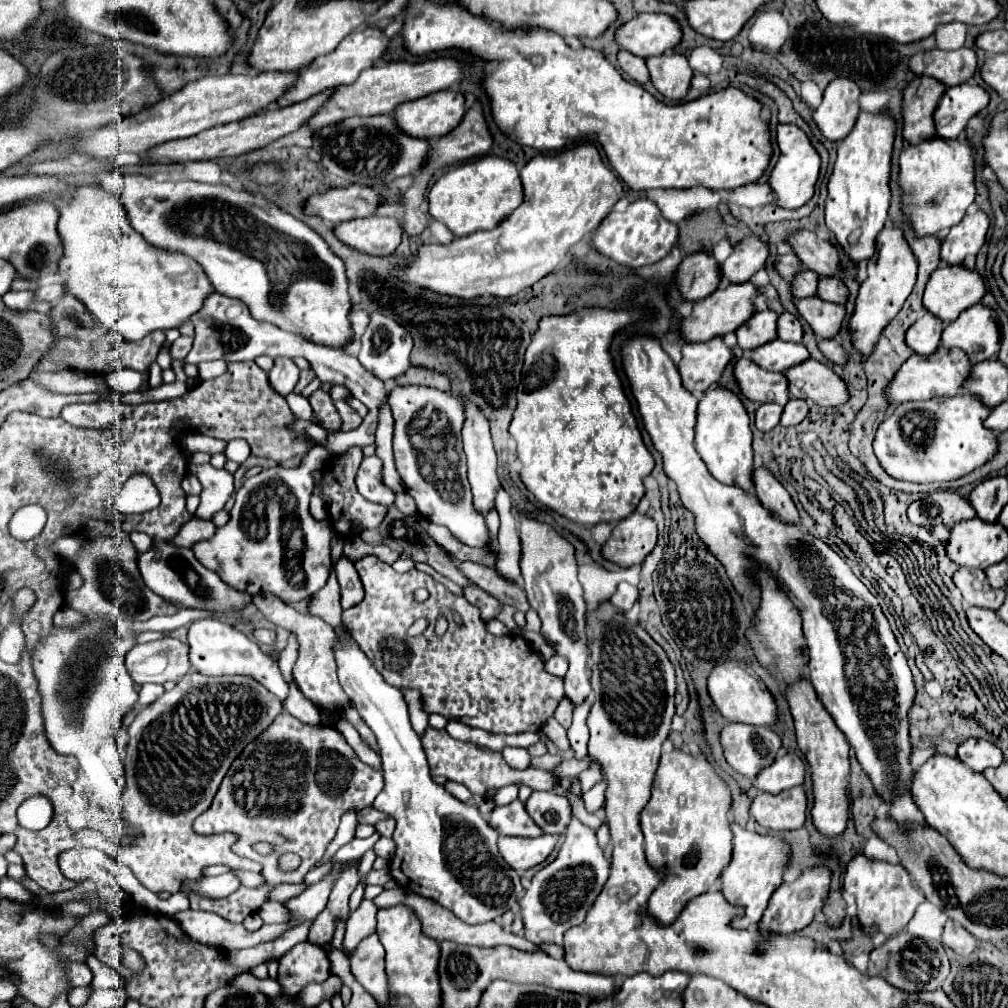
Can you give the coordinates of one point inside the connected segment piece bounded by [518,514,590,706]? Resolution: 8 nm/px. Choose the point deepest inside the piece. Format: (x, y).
(548, 564)

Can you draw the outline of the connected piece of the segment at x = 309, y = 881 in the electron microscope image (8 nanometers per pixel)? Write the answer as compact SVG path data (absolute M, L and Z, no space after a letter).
M328 861L321 866L312 868L305 876L303 883L307 886L311 886L316 882L319 882L324 878L327 874L331 872L335 863L332 861Z

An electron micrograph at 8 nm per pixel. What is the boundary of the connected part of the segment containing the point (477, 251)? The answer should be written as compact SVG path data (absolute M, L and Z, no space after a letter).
M580 144L570 150L554 152L554 154L538 154L520 170L522 186L524 186L524 202L516 208L502 224L498 224L490 232L476 232L464 238L456 238L452 244L430 244L422 246L408 266L398 266L394 270L400 280L418 284L432 292L474 298L480 294L492 294L500 298L508 298L518 294L520 290L540 282L546 274L550 274L558 264L568 258L568 248L590 234L604 216L614 208L614 204L624 196L622 182L618 176L604 164L594 144Z

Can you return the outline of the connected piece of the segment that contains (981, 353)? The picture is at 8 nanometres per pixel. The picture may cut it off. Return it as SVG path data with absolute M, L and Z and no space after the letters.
M976 304L964 310L942 332L946 348L962 348L972 364L990 360L1000 350L1000 330L992 308Z

